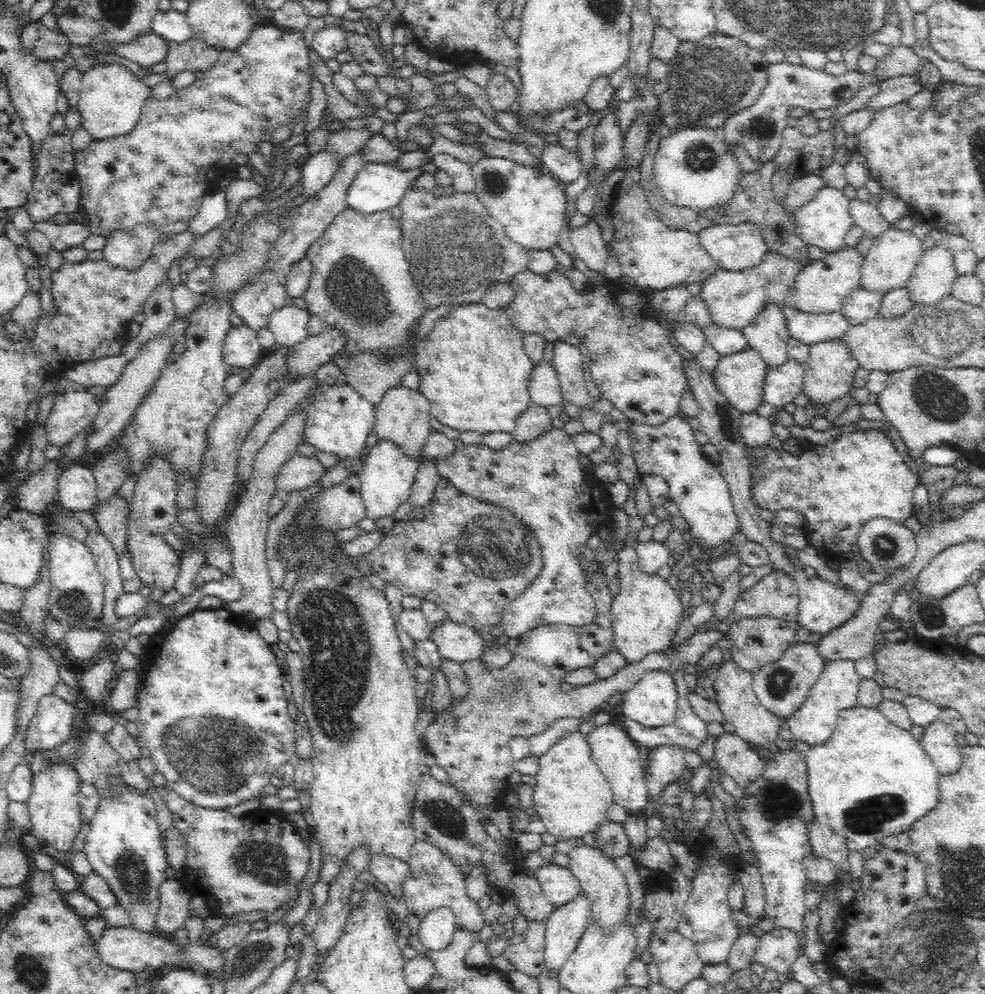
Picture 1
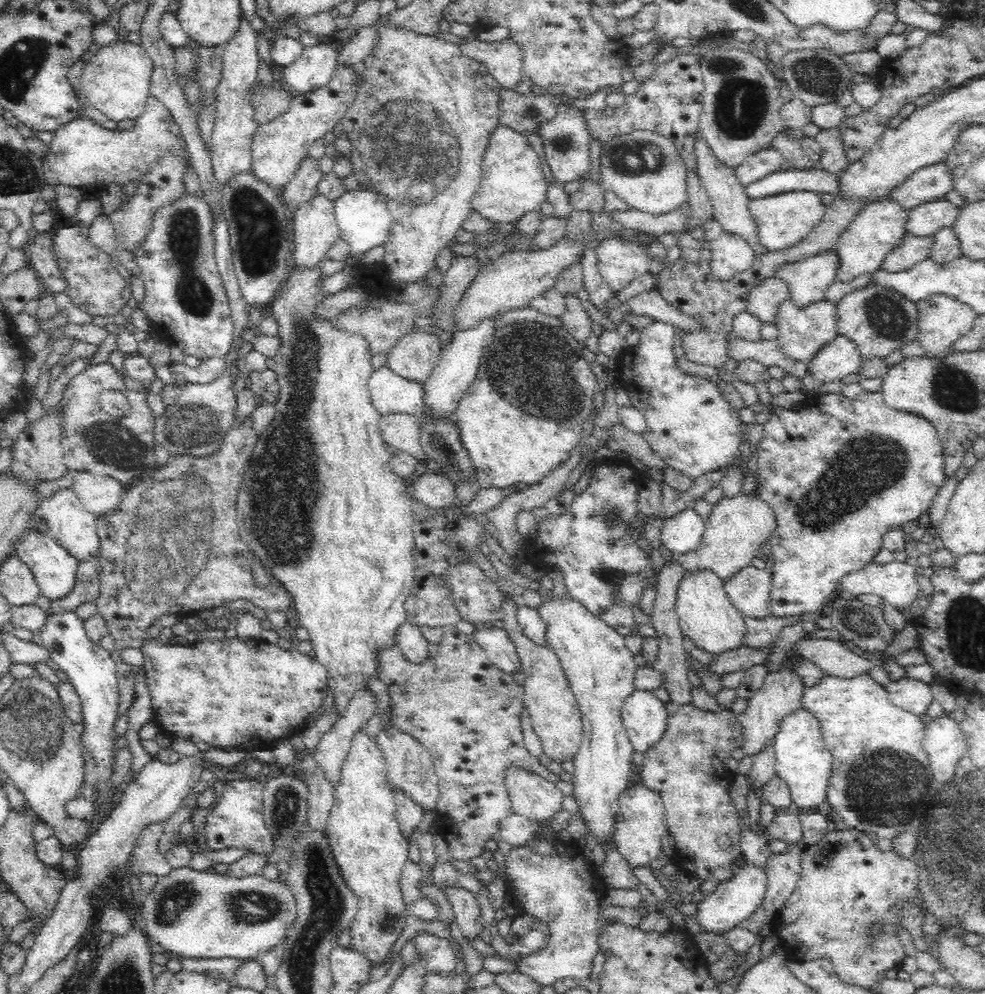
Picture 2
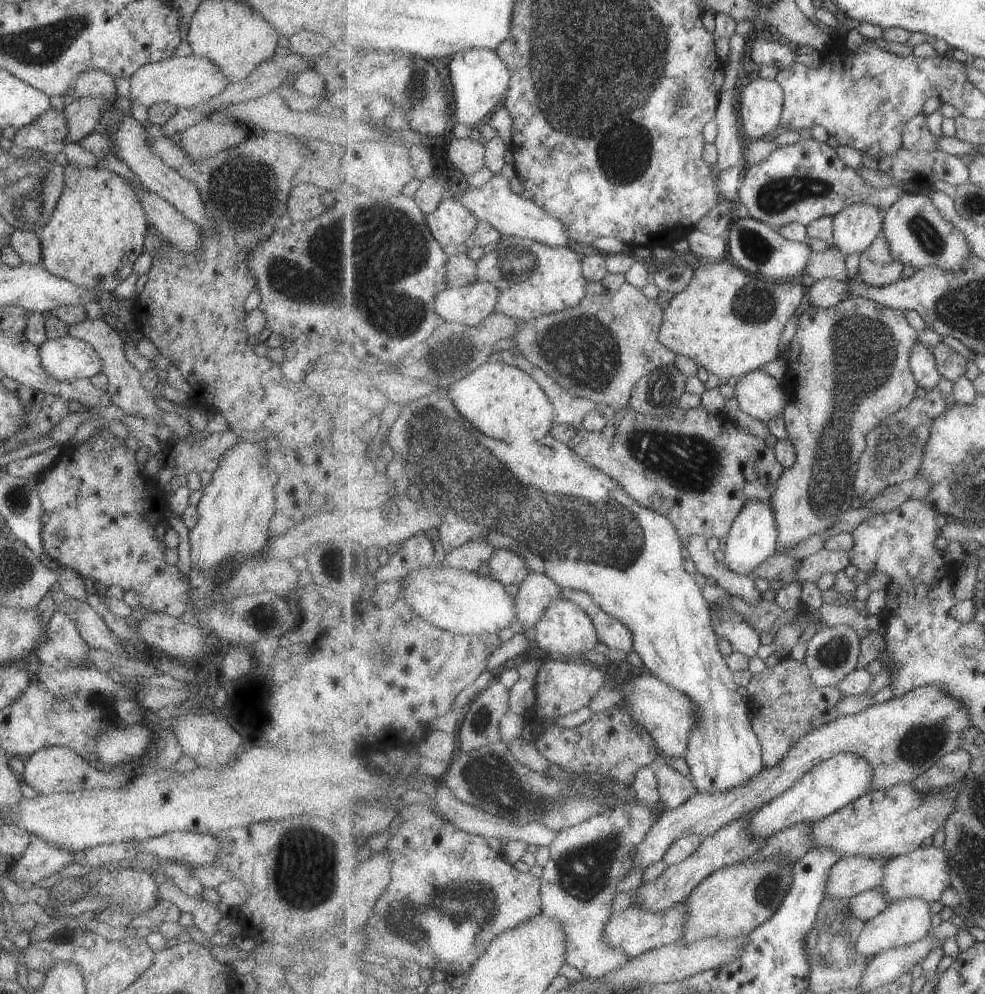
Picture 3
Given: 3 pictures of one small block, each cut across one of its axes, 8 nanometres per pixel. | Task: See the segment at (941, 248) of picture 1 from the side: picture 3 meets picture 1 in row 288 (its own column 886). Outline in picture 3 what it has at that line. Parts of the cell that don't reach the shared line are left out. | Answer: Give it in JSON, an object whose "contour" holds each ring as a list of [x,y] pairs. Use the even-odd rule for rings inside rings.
{"contour":[[[907,897],[891,903],[883,912],[866,922],[866,927],[858,938],[859,954],[875,958],[882,952],[904,947],[929,935],[931,930],[931,904],[919,897]]]}

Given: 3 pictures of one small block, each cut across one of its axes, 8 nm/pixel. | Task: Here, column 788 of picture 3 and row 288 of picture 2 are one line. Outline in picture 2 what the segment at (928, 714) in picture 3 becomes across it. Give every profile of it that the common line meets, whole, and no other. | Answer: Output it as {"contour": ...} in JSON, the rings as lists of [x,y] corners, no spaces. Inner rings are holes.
{"contour":[[[778,276],[762,280],[760,286],[752,288],[746,310],[758,317],[763,323],[776,322],[778,308],[785,300],[790,299],[790,287]]]}

